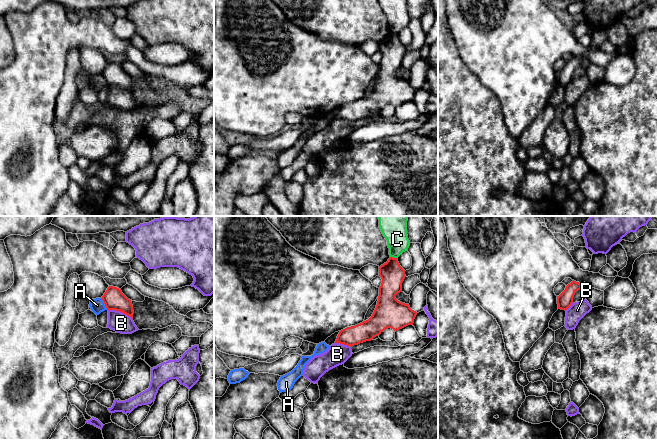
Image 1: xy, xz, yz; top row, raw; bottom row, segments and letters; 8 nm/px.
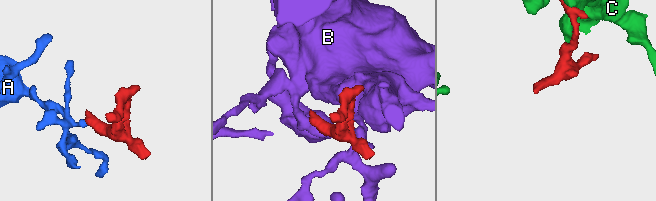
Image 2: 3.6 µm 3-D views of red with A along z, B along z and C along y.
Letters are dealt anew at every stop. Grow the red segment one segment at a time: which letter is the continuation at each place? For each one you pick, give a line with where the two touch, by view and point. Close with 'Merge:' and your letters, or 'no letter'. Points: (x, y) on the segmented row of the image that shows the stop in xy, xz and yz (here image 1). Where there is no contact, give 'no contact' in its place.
Merge: no letter

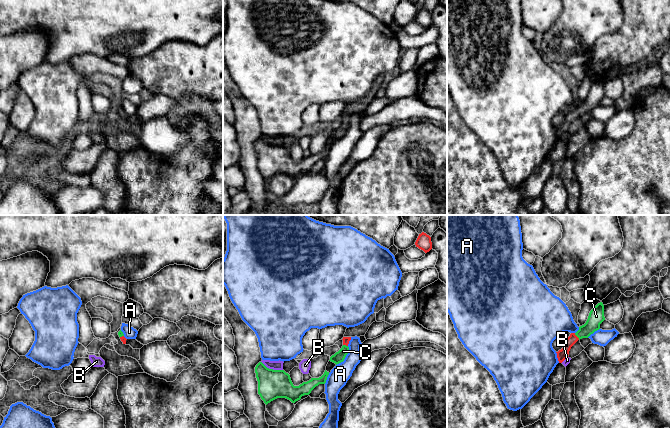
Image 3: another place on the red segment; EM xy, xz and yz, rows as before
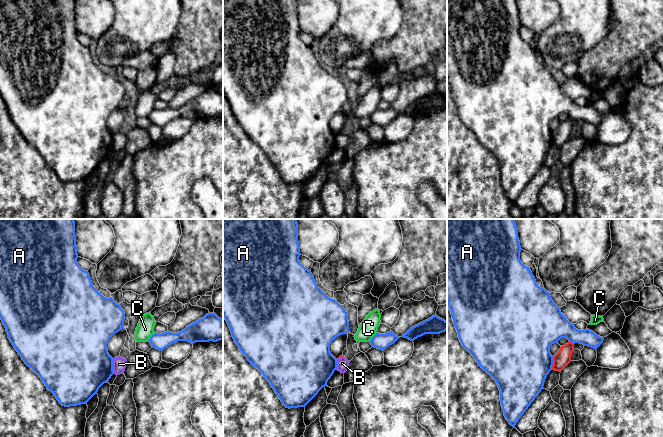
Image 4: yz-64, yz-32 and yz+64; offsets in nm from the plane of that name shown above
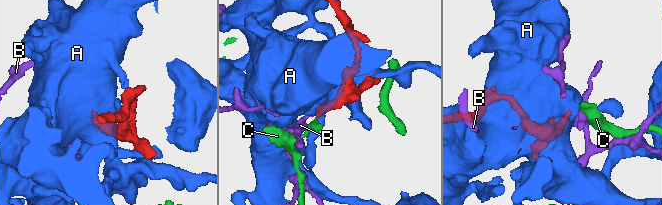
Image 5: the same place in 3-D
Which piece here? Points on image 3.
C: contact yz (576, 336)
Merge: C

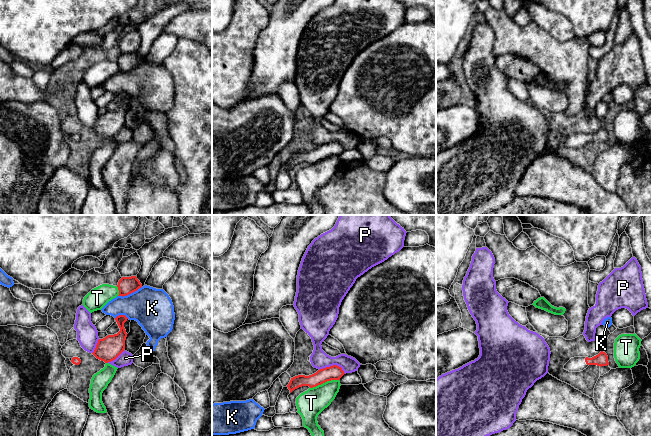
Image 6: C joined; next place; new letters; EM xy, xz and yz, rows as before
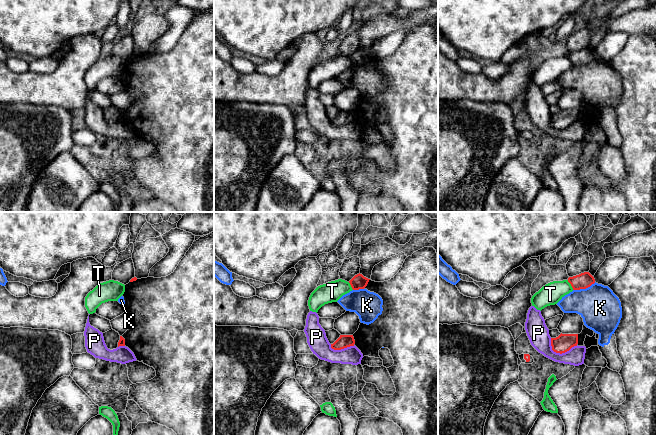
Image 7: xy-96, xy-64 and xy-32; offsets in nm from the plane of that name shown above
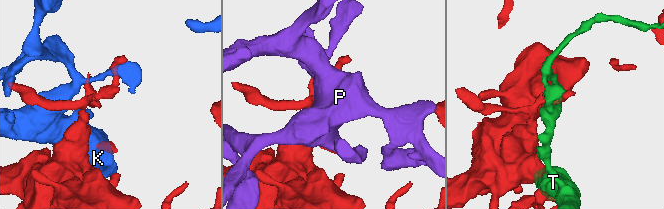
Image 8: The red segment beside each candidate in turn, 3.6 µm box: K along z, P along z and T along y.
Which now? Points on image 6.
Merge: no letter

